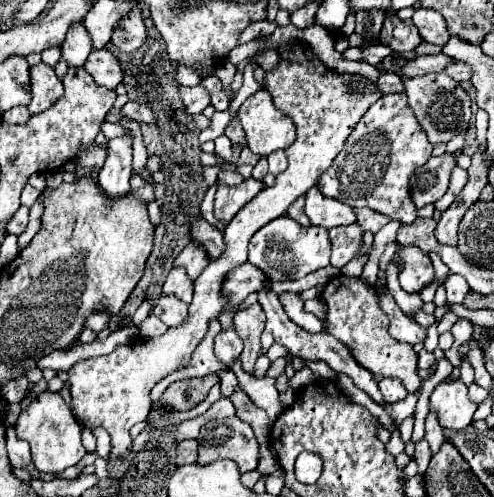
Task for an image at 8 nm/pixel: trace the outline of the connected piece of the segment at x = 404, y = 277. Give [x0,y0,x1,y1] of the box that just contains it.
[392,245,434,293]

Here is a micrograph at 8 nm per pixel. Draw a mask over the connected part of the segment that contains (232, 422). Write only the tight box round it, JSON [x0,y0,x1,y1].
[196,417,258,473]

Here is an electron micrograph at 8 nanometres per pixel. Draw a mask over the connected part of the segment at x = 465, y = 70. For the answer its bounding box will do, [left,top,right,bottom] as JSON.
[446,61,470,81]

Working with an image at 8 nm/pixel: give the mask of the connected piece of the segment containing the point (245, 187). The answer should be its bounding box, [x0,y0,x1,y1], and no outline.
[214,179,262,225]

